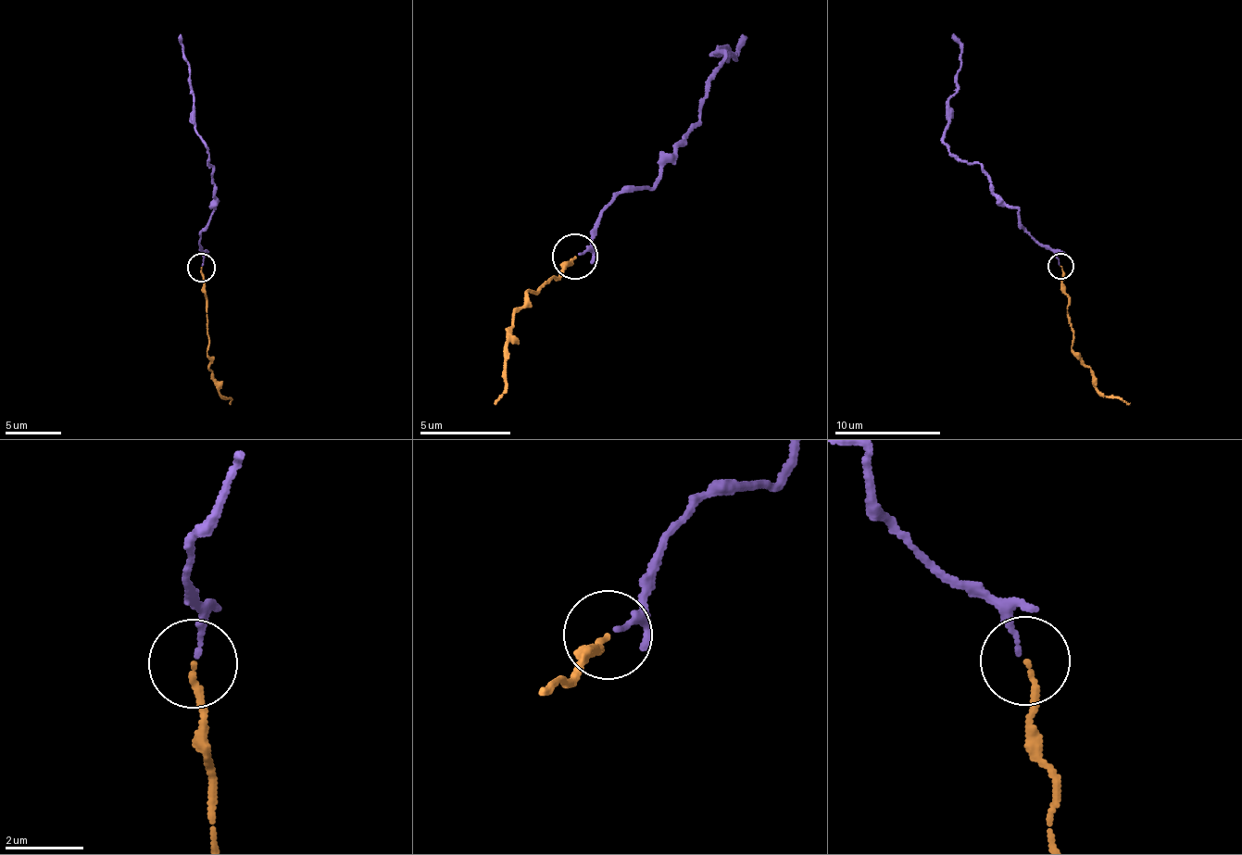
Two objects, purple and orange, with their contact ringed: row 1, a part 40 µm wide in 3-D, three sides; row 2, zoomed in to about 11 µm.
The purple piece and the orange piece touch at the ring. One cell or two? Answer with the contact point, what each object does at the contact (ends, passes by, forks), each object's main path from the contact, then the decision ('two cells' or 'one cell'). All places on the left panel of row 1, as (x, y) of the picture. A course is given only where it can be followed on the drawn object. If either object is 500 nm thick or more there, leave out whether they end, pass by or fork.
place (201, 267); purple ends; orange ends; course purple (201, 267), (204, 258), (198, 241), (215, 203), (212, 176), (204, 139), (195, 128), (189, 62), (179, 38); course orange (202, 267), (209, 335), (206, 352), (215, 386), (221, 396), (232, 397), (230, 405); one cell

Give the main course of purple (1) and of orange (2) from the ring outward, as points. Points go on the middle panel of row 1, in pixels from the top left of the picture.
1: (576, 253), (601, 213), (648, 187), (687, 136), (718, 52), (737, 59), (744, 32)
2: (576, 257), (541, 291), (527, 288), (507, 334), (504, 355), (507, 391), (494, 406)

